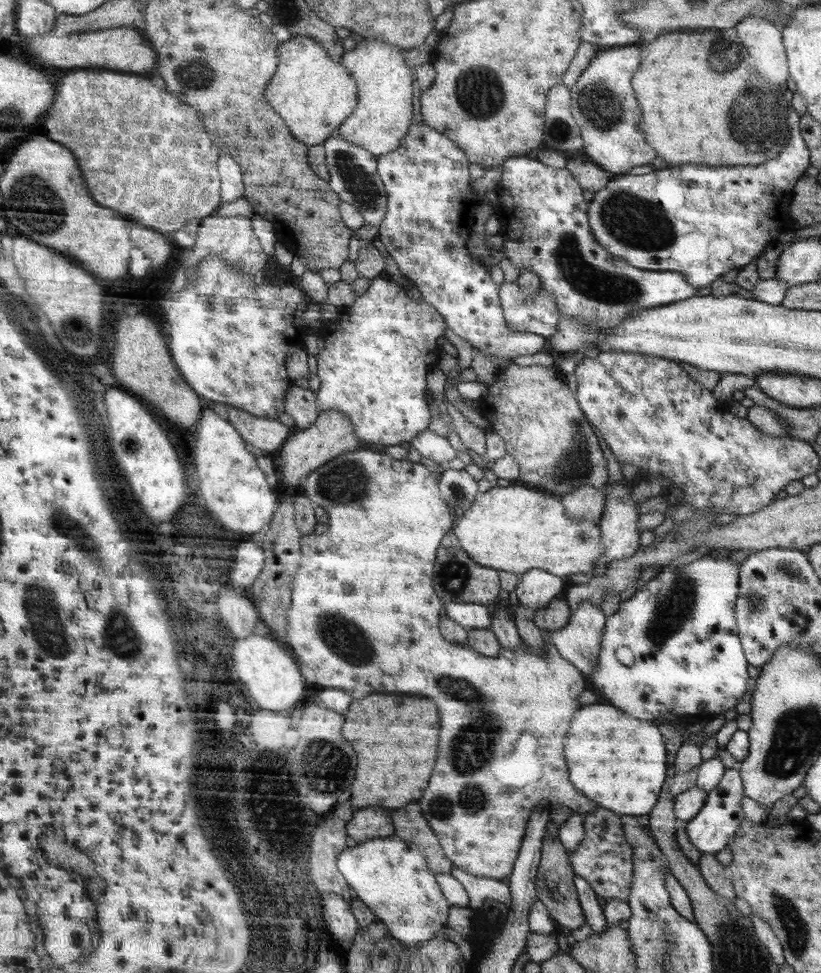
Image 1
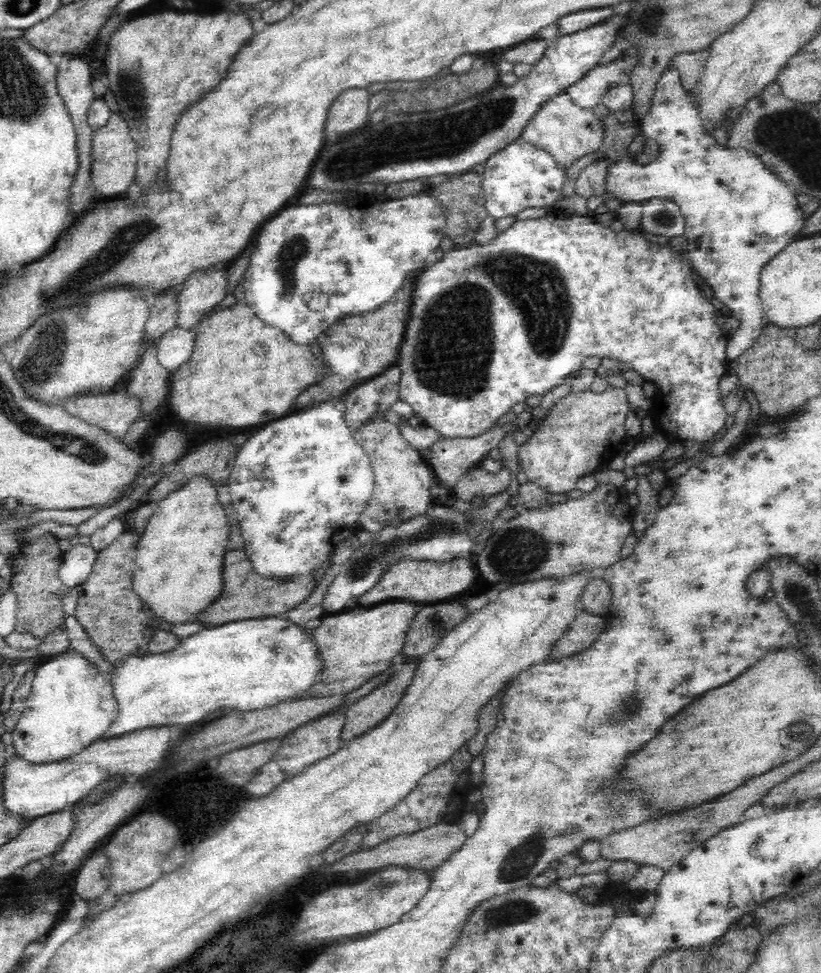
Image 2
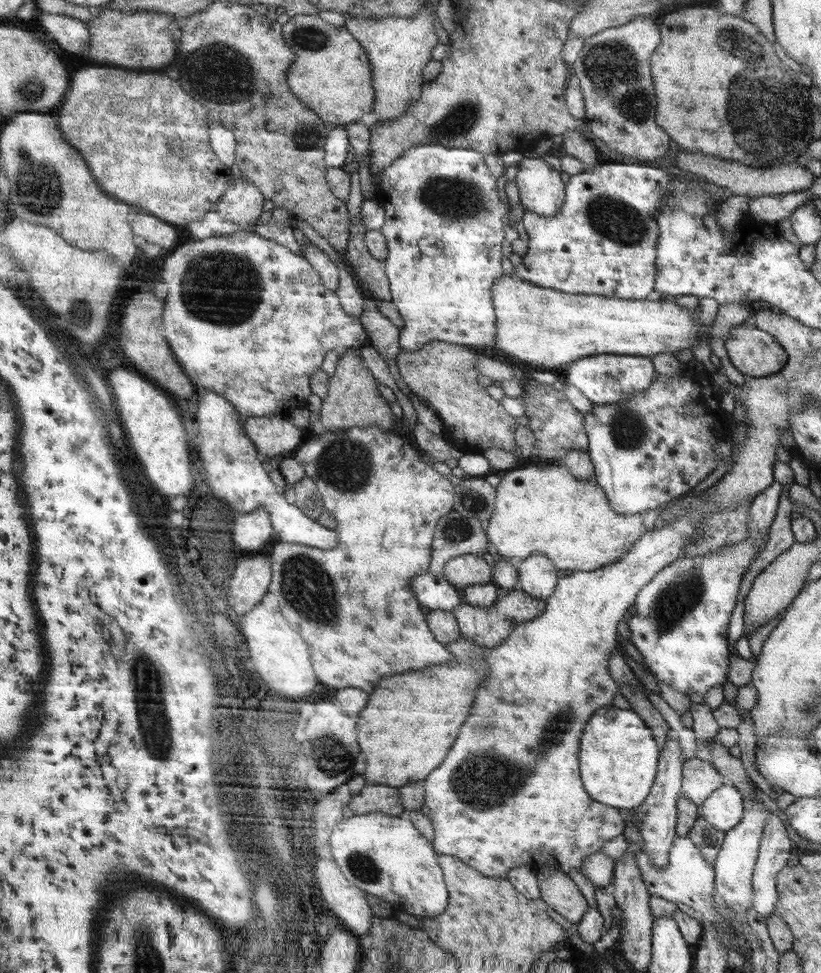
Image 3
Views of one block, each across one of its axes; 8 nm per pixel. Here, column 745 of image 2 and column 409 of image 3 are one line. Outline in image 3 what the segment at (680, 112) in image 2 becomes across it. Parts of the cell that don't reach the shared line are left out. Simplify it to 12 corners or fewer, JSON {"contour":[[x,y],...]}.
{"contour":[[475,149],[384,167],[399,348],[496,348],[504,210]]}

